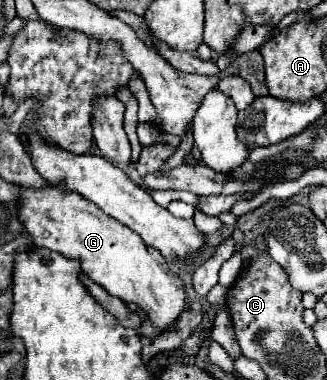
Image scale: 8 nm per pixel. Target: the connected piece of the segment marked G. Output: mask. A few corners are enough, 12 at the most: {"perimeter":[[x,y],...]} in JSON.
{"perimeter":[[22,189],[36,247],[78,259],[156,329],[186,311],[156,249],[84,197]]}

